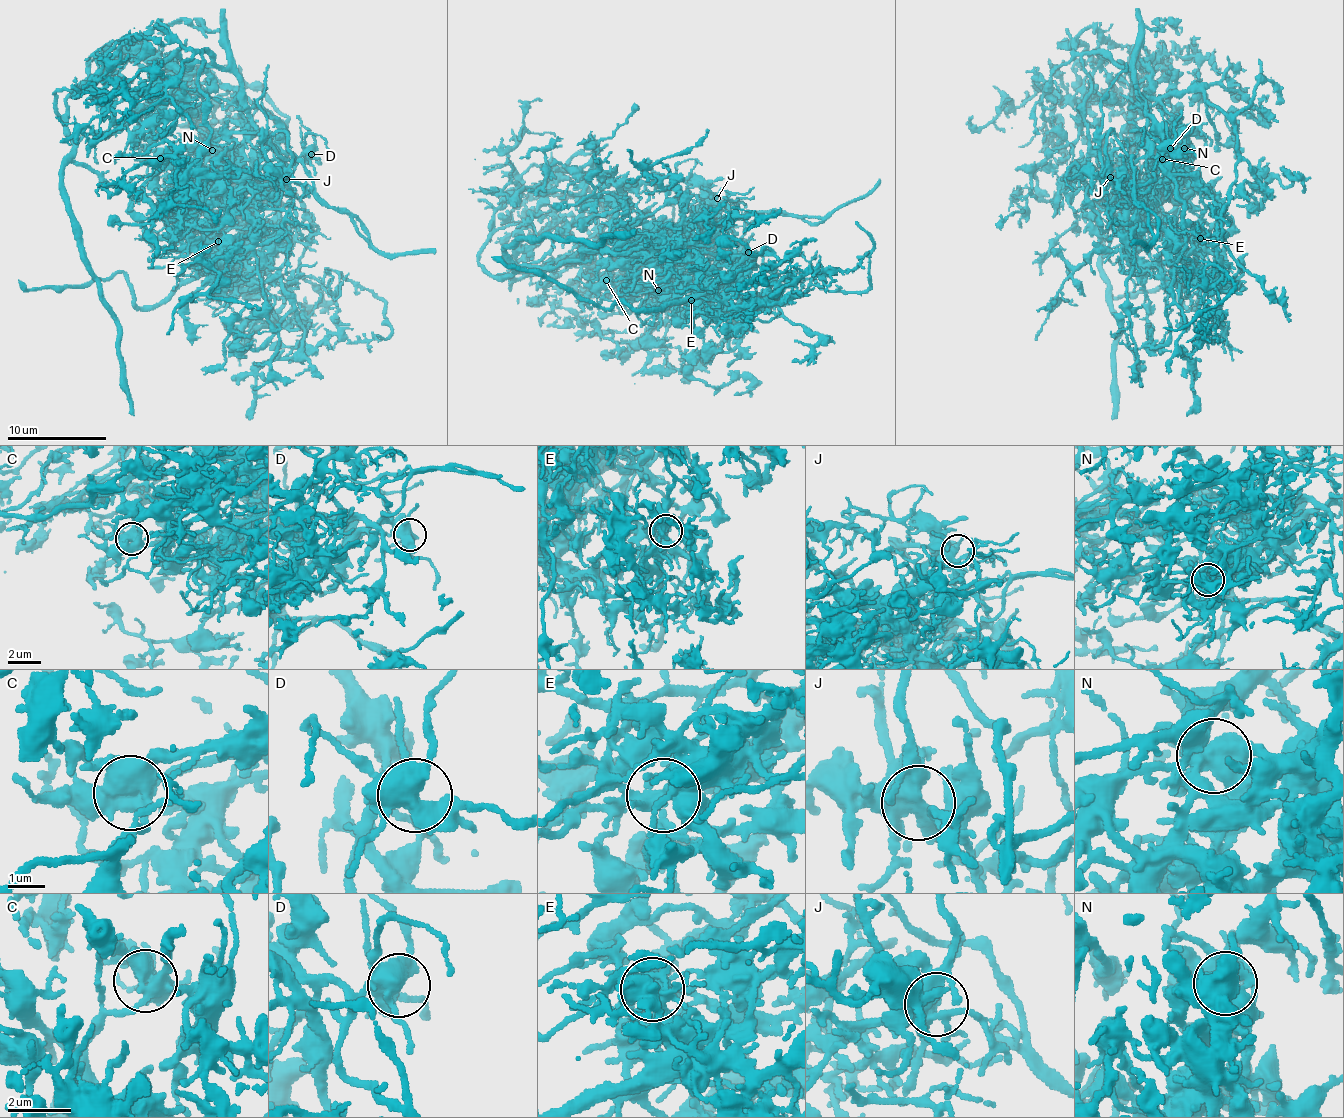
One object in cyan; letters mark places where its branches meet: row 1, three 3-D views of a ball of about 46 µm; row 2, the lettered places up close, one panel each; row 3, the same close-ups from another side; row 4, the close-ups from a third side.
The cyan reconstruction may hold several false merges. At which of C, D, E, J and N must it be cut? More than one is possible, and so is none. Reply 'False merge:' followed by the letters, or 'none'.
False merge: C, E, N

